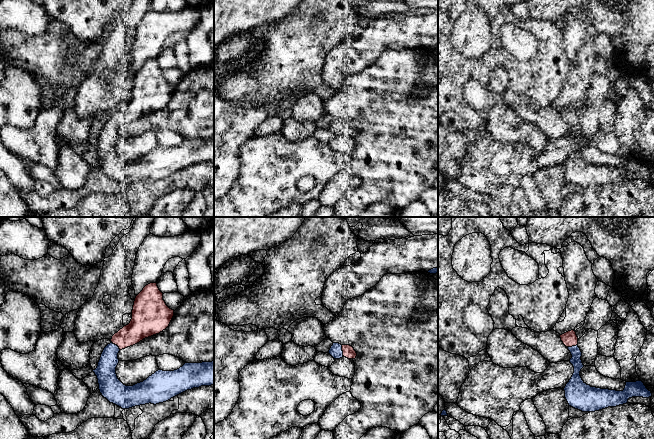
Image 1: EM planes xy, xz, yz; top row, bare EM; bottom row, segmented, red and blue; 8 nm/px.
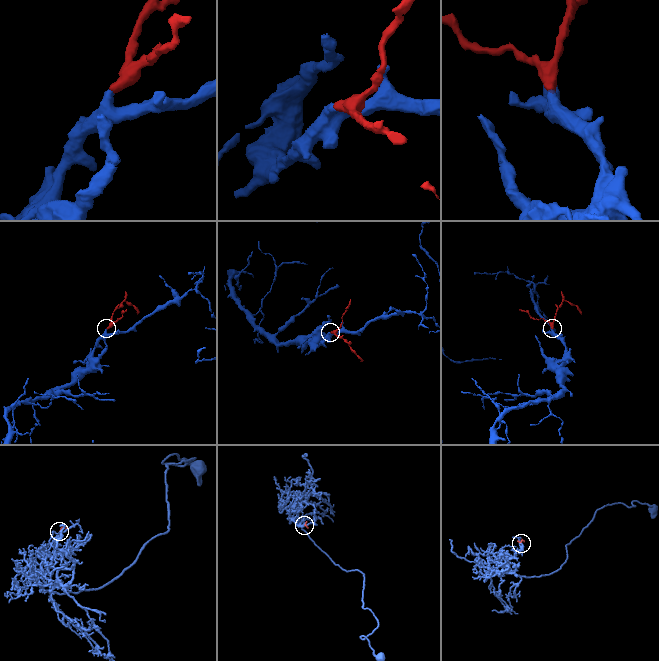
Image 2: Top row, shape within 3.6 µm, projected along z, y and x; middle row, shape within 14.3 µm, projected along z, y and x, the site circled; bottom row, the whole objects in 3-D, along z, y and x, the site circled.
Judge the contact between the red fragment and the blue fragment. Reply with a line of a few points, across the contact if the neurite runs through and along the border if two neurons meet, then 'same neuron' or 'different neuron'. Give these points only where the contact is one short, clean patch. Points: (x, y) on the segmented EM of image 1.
same neuron

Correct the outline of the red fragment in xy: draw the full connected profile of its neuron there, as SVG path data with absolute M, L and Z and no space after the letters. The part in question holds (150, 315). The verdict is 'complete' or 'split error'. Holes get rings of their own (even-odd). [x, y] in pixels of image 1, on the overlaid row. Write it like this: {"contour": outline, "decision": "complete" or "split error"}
{"contour": "M157 283L146 285L136 296L130 323L112 336L93 372L104 398L122 409L159 404L193 388L214 385L214 361L185 363L174 371L158 370L143 382L124 385L117 377L120 350L165 330L174 316Z", "decision": "split error"}

